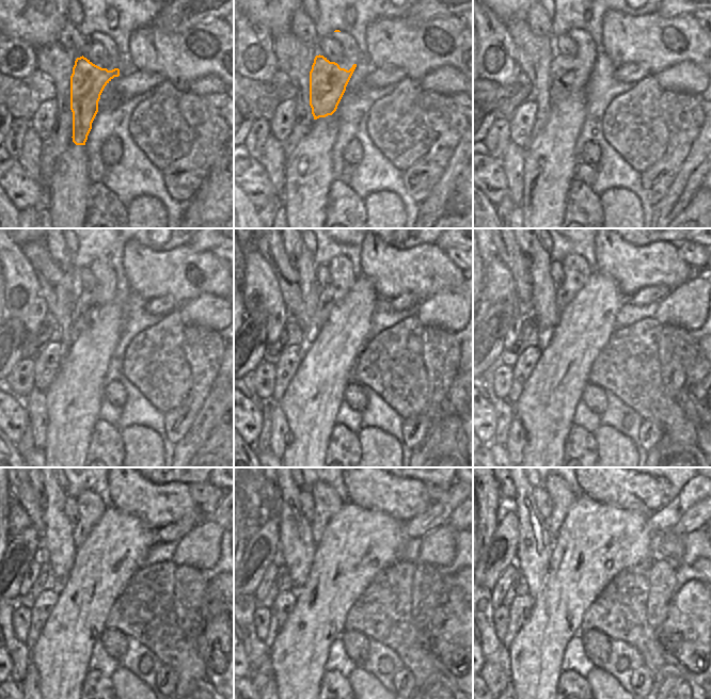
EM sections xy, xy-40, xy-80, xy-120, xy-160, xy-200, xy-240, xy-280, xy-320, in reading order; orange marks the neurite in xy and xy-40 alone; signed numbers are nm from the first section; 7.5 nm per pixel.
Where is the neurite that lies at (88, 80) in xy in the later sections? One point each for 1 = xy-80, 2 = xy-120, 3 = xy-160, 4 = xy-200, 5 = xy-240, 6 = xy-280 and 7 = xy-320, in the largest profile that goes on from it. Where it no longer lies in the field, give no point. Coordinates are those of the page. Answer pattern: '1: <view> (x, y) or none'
1: xy-80 (566, 78)
2: xy-120 (84, 305)
3: xy-160 (324, 305)
4: xy-200 (572, 265)
5: xy-240 (91, 507)
6: xy-280 (327, 503)
7: xy-320 (563, 498)

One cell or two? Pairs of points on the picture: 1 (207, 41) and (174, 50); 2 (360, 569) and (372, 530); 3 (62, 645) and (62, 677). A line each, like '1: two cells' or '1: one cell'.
1: one cell
2: one cell
3: one cell

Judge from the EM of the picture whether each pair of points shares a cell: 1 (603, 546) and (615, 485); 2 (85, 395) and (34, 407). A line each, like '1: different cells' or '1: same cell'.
1: different cells
2: different cells

